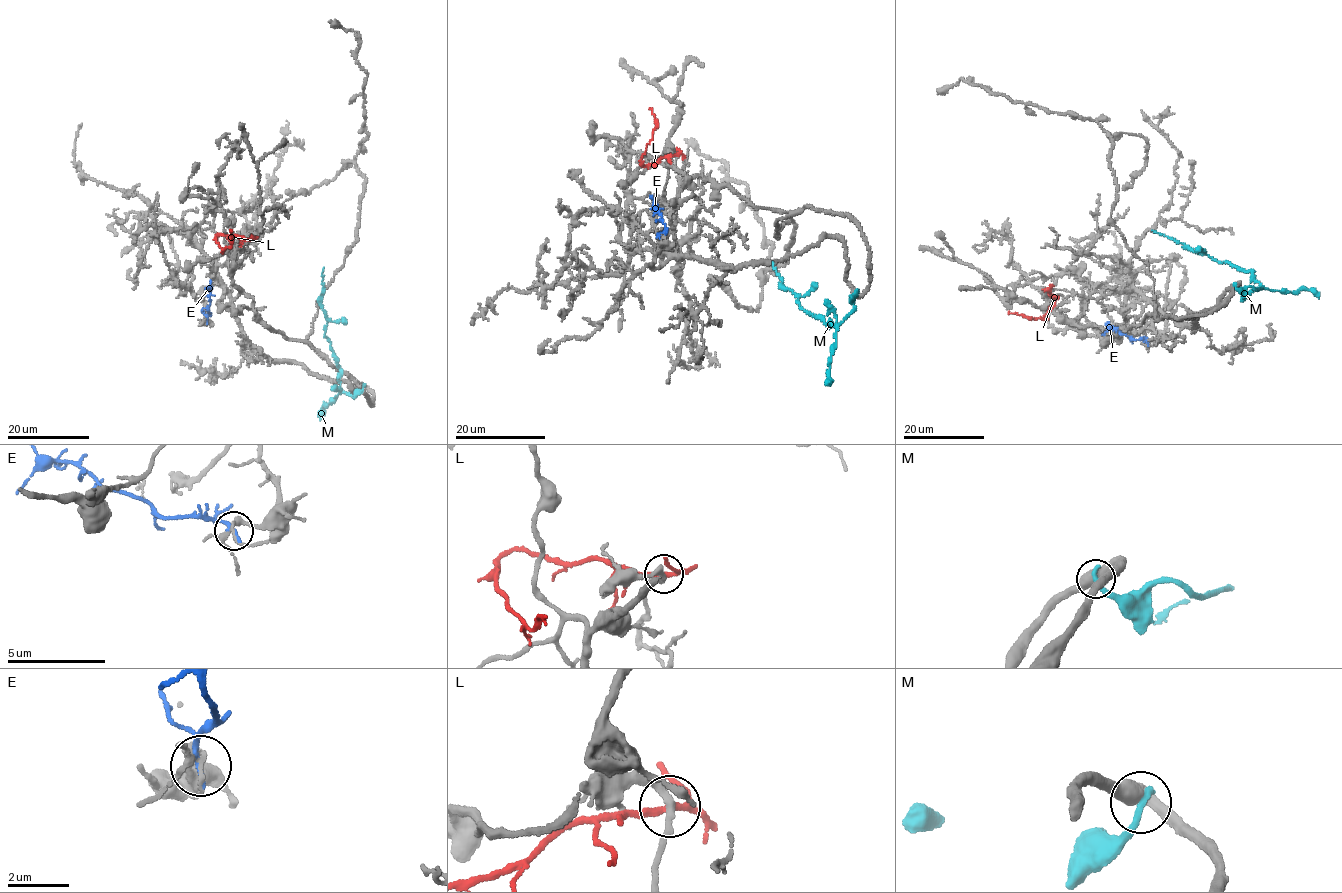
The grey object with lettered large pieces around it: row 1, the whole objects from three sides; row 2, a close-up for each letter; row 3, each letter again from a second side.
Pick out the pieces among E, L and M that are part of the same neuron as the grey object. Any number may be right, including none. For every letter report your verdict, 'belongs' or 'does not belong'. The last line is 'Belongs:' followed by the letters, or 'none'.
E: does not belong
L: does not belong
M: does not belong
Belongs: none

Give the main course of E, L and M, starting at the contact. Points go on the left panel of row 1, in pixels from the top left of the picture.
E: (207, 320), (210, 300), (209, 287), (206, 289)
L: (251, 238), (222, 233), (216, 236), (216, 242), (223, 249), (231, 245), (230, 229)
M: (363, 387), (356, 395), (343, 391), (340, 387), (340, 369), (325, 334), (328, 321), (321, 301), (323, 268)

